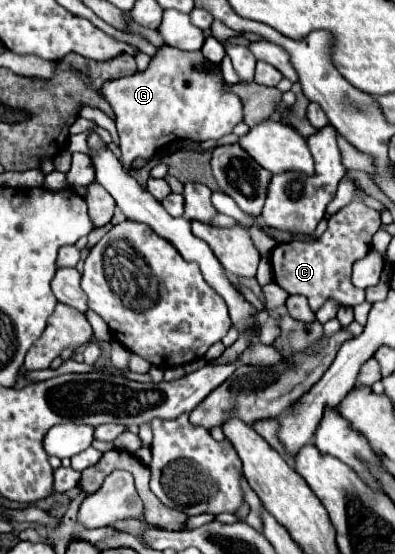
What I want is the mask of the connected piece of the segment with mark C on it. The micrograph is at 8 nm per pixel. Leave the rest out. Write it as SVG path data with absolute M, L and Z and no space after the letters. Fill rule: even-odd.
M353 199L347 207L329 217L329 227L315 243L289 241L279 243L271 253L271 267L275 283L287 293L299 293L309 299L309 307L317 311L325 301L333 299L339 305L359 305L365 299L365 291L351 285L351 265L371 249L371 237L379 229L379 213L359 199Z

